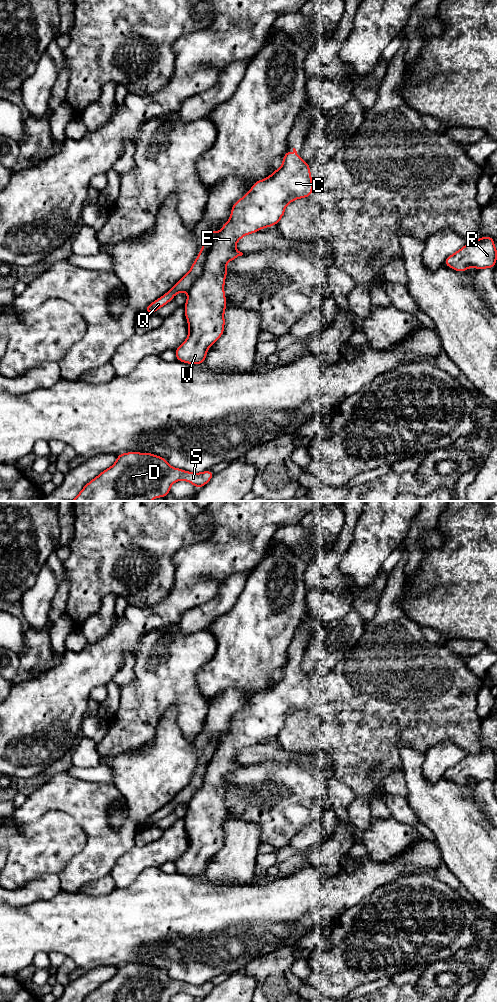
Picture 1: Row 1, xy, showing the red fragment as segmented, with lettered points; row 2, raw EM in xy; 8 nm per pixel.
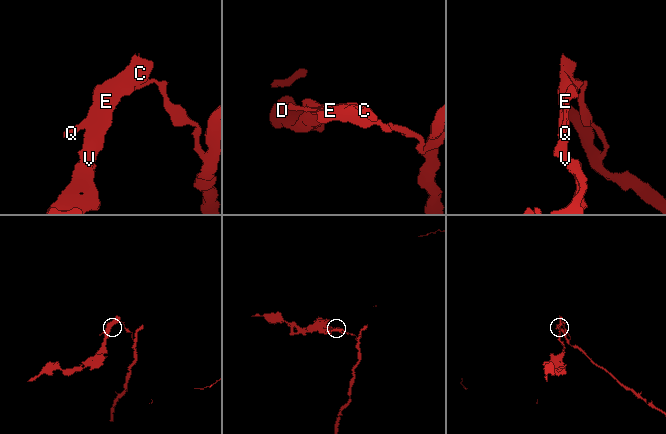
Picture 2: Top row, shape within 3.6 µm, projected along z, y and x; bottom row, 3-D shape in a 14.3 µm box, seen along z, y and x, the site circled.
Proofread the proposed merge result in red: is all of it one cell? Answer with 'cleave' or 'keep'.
cleave

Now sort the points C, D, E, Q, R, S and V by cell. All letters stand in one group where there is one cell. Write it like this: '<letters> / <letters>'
C D E S V / Q R

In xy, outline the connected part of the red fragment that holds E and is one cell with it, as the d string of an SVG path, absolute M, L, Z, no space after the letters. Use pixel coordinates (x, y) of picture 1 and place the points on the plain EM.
M293 660L292 666L288 661L283 668L280 680L266 691L256 693L249 704L233 716L229 732L222 738L218 750L206 767L202 785L188 804L184 821L189 844L187 851L175 861L177 873L192 877L204 875L209 859L223 847L224 824L227 818L224 804L225 790L228 785L226 778L229 773L243 767L235 761L238 753L245 747L259 744L262 740L278 737L289 715L299 710L307 710L312 705L310 678Z

